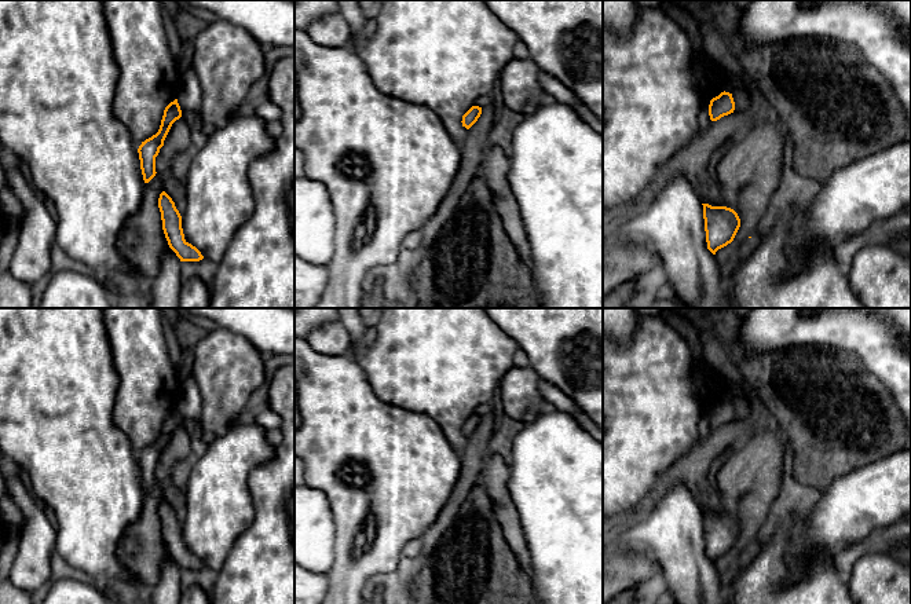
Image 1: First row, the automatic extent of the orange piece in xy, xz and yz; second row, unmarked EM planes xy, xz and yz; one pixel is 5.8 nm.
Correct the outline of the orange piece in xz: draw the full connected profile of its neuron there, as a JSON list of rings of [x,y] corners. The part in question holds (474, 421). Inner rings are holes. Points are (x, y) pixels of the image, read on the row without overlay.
[[[472,414],[464,424],[462,424],[462,435],[469,438],[480,425],[482,422],[482,416],[479,414]]]

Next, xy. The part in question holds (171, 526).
[[[162,499],[158,506],[162,538],[169,556],[176,561],[180,570],[200,570],[204,567],[201,560],[184,548],[182,537],[182,524],[172,506]]]

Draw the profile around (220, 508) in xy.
[[[237,422],[224,435],[206,446],[190,472],[184,487],[187,515],[182,523],[186,550],[195,554],[204,567],[219,572],[237,538],[252,524],[256,510],[248,487],[249,473],[270,461],[275,447],[266,439],[266,431],[257,424]]]

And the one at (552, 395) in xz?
[[[544,380],[539,381],[539,392],[546,402],[552,403],[560,411],[568,414],[579,411],[579,407],[568,396]]]

